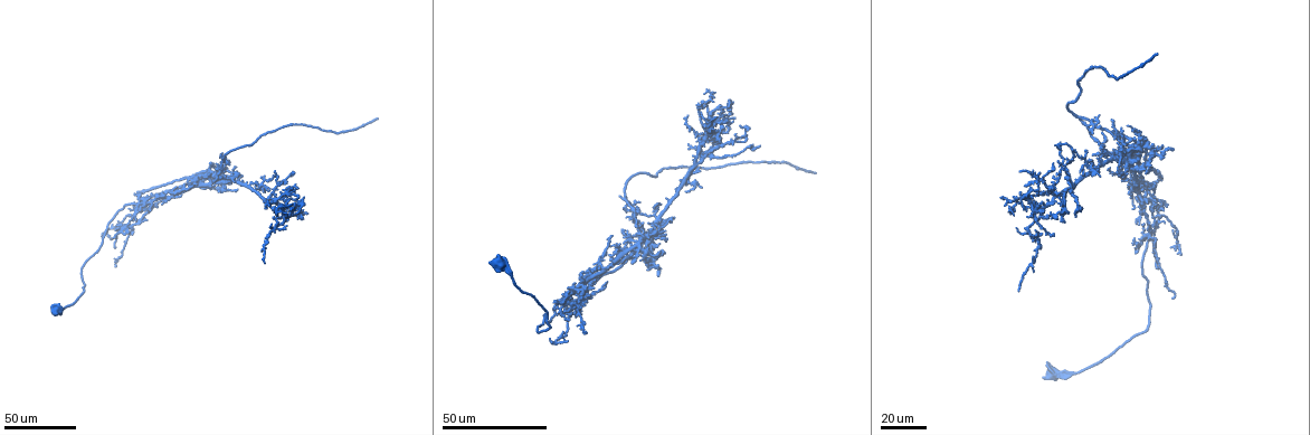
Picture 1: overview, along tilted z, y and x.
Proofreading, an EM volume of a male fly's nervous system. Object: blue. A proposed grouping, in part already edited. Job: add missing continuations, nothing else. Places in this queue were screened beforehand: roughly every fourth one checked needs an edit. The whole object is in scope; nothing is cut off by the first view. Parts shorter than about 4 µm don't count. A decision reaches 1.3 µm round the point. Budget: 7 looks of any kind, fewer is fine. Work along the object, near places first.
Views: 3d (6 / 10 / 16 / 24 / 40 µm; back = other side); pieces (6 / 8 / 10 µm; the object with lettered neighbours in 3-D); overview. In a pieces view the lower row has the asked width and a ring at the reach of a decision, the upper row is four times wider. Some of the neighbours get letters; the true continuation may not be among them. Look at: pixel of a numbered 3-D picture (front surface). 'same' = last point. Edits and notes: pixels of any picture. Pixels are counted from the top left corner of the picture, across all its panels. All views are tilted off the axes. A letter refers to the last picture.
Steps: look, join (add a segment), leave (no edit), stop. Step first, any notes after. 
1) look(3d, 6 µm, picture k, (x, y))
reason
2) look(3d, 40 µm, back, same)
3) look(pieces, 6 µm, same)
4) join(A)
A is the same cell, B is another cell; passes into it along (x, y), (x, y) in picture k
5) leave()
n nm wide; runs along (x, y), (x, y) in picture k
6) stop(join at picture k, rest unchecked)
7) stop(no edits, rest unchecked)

look(3d, 40 µm, picture 1, (621, 245))
tapers out

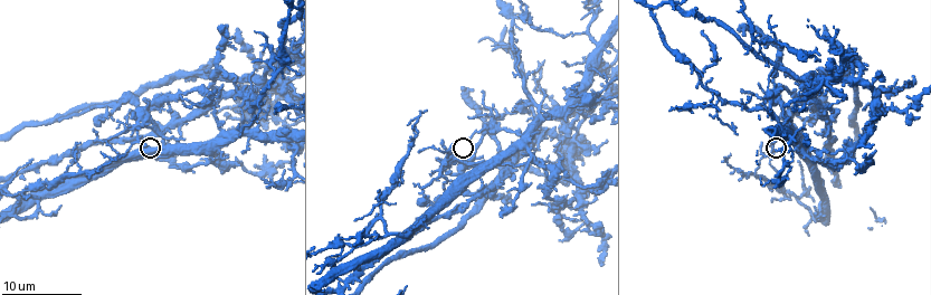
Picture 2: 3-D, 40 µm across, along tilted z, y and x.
look(pieces, 6 µm, picture 2, (455, 141))

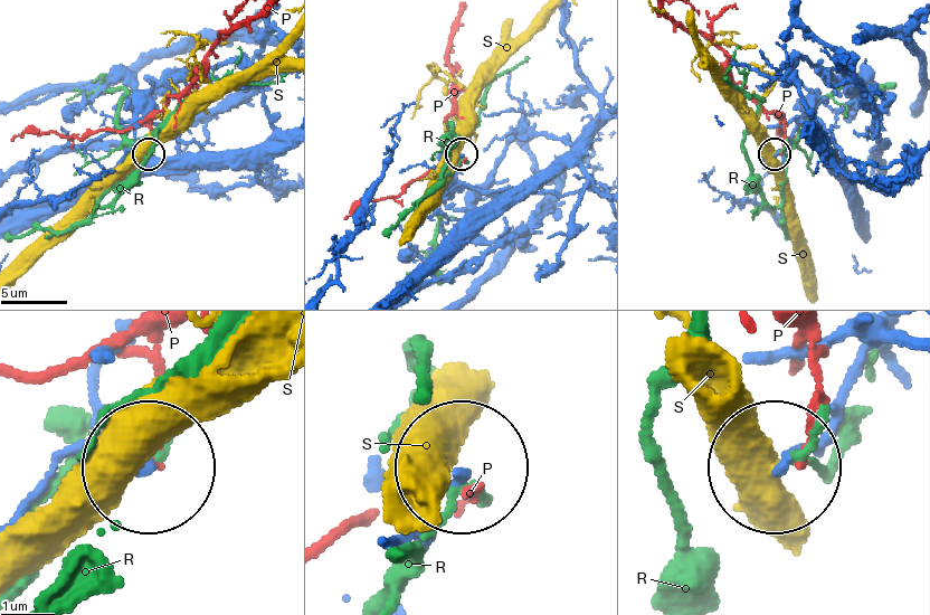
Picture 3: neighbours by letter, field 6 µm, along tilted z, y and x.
leave()
P, R and S are other cells; none of them fits

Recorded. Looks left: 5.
look(3d, 24 µm, picture 1, (814, 174))
long arm stops here

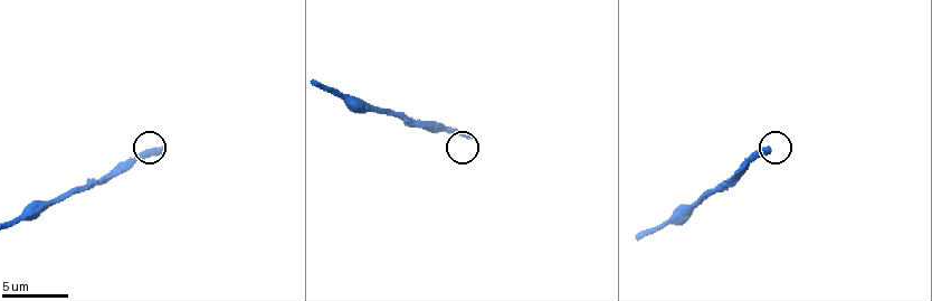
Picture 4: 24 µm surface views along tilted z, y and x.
look(pieces, 6 µm, picture 4, (163, 151))

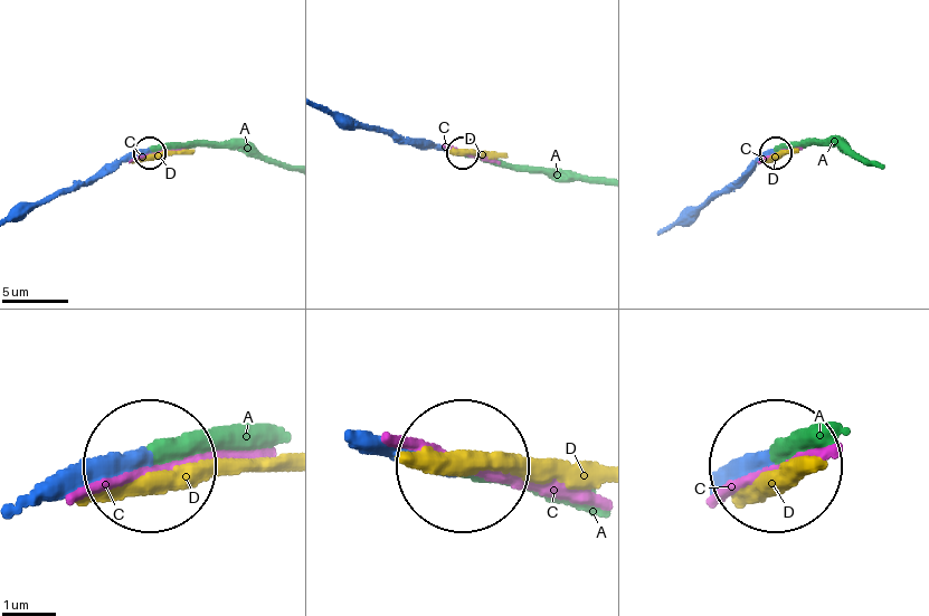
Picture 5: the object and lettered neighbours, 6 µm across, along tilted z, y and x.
join(A)
380 nm wide; A is the same cell, C and D are other cells; passes into it along (373, 435), (561, 479) in picture 5; the neuron continues

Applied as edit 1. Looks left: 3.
look(3d, 24 µm, picture 1, (296, 183))
free end

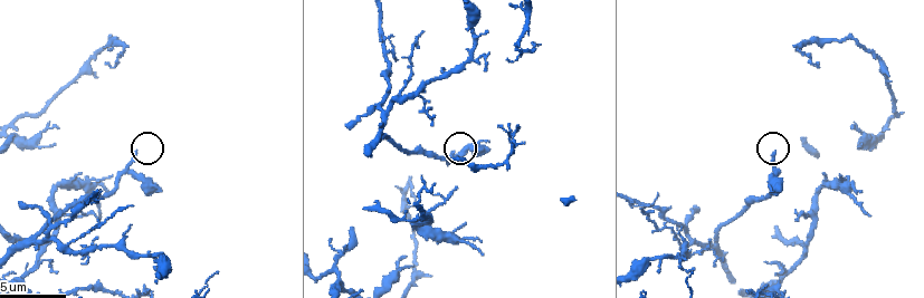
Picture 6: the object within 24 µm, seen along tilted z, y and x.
look(pieces, 10 µm, picture 6, (774, 152))
see the neighbours

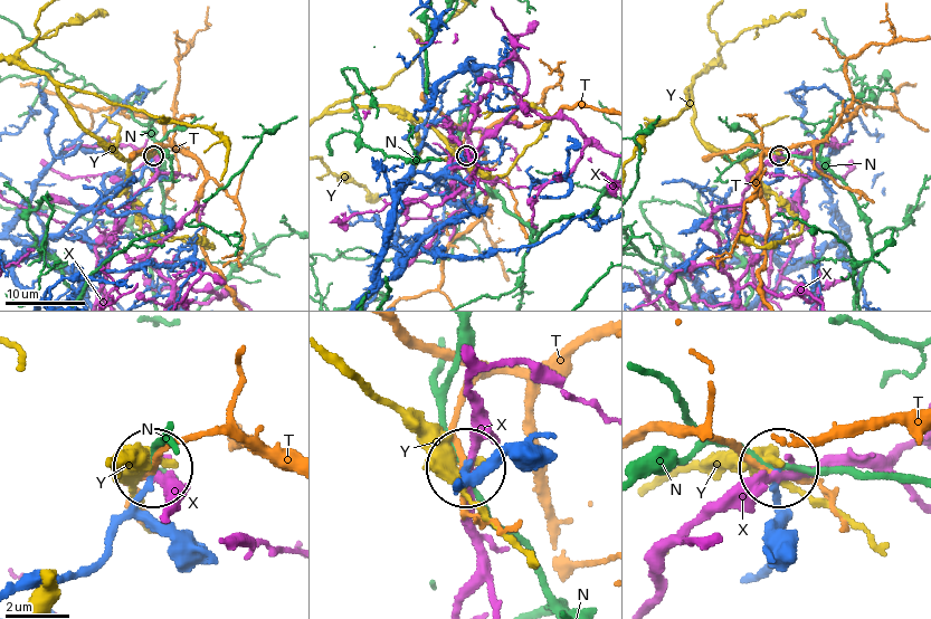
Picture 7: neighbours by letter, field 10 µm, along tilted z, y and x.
leave()
N, T, X and Y are other cells; none of them fits

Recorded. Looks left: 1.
stop(join at picture 5, rest unchecked)

